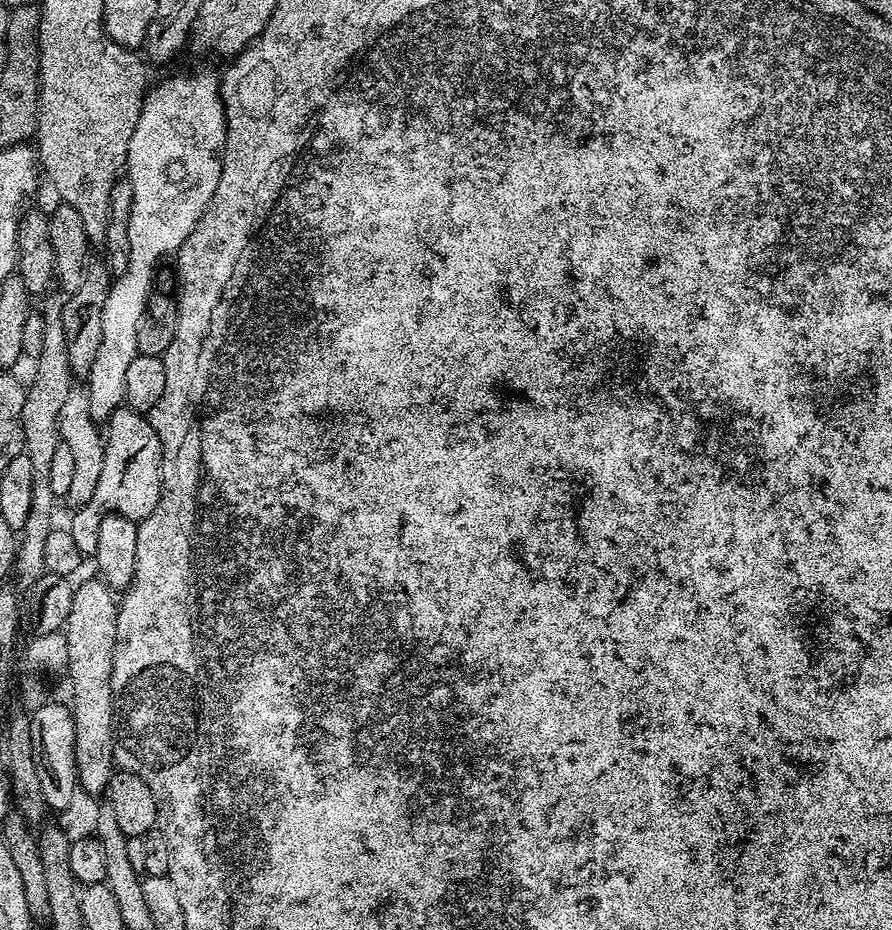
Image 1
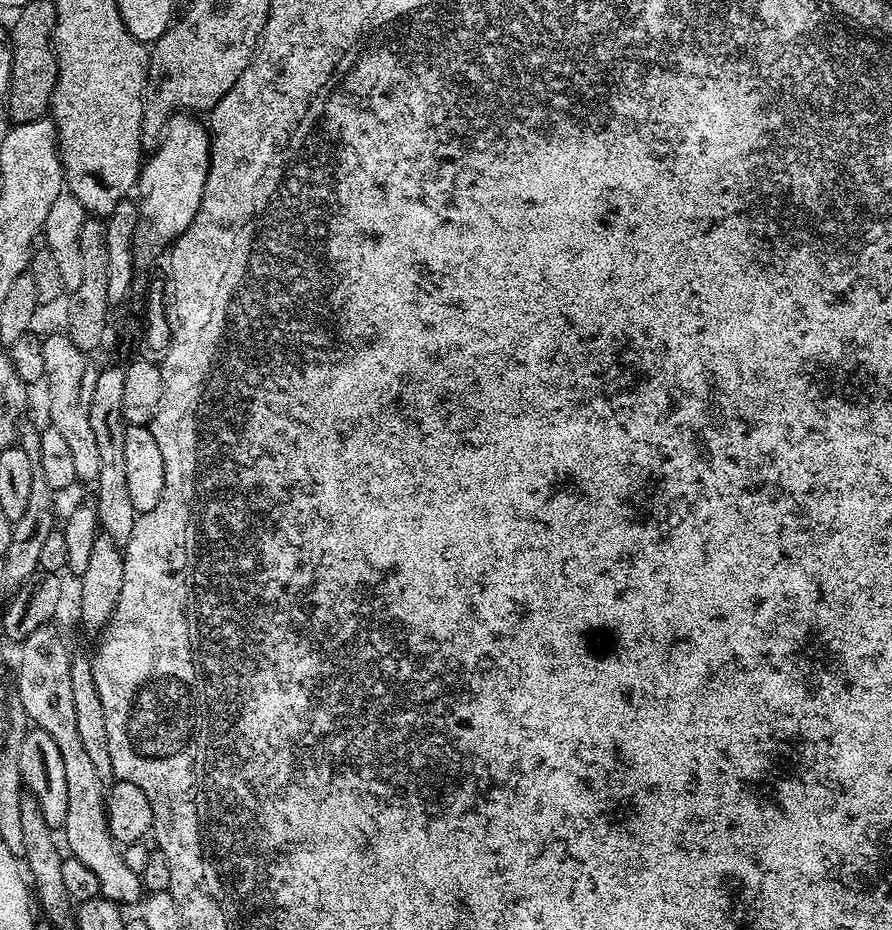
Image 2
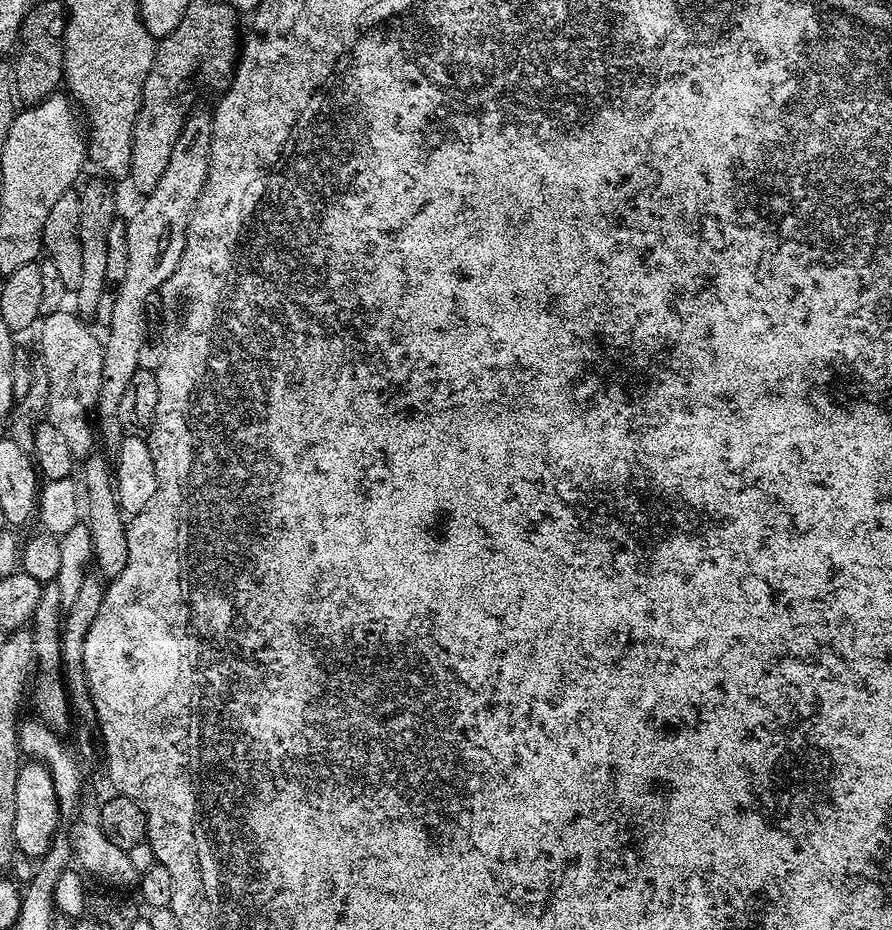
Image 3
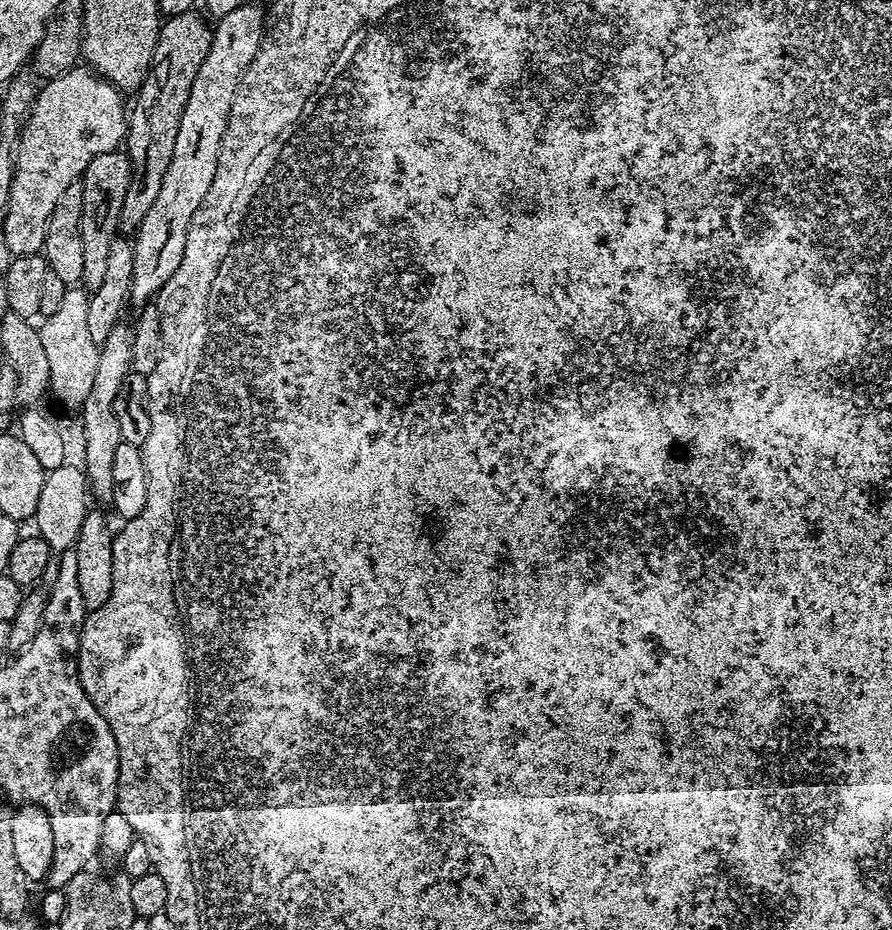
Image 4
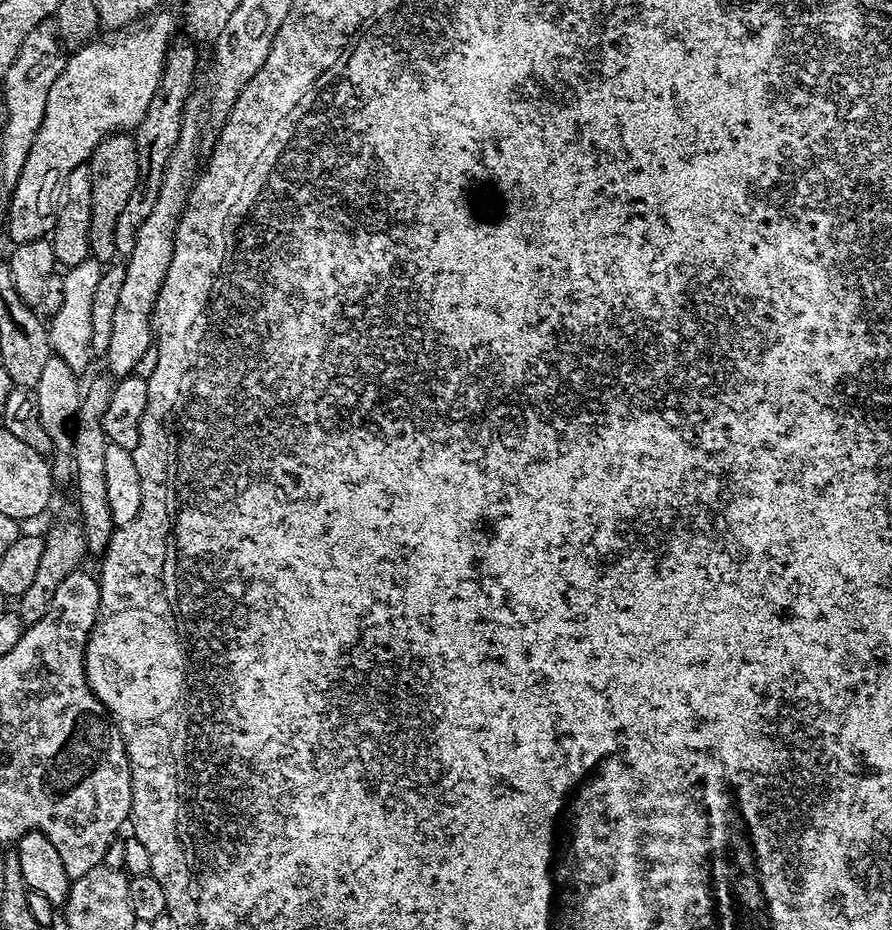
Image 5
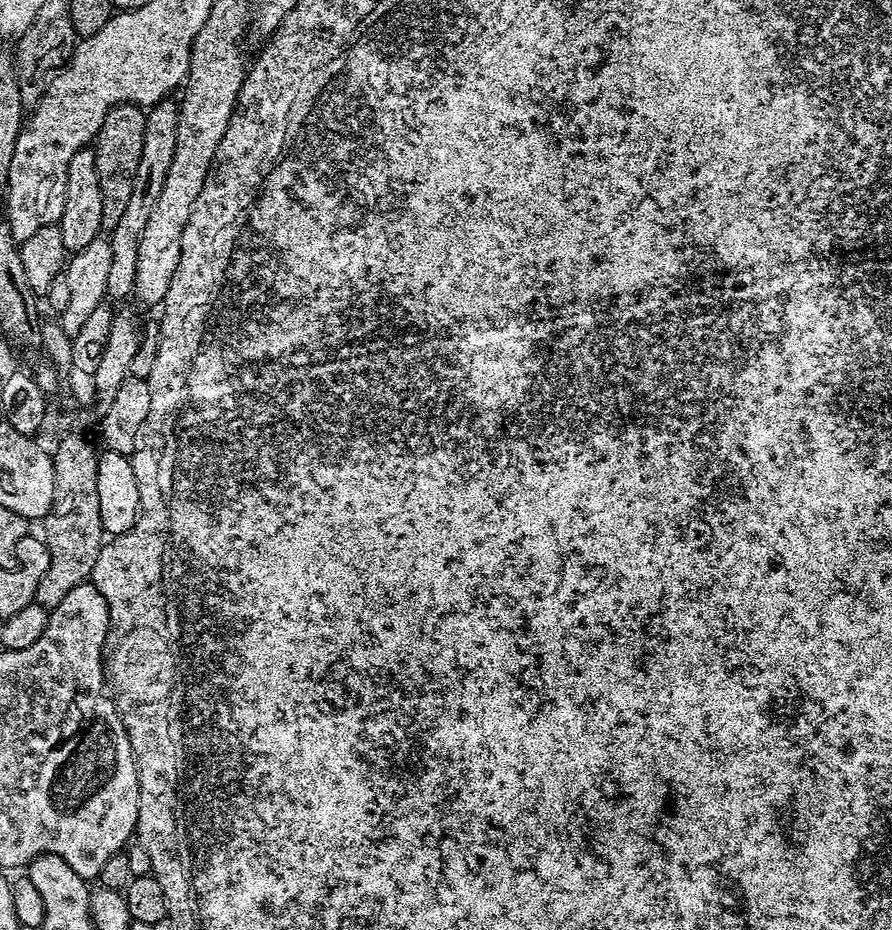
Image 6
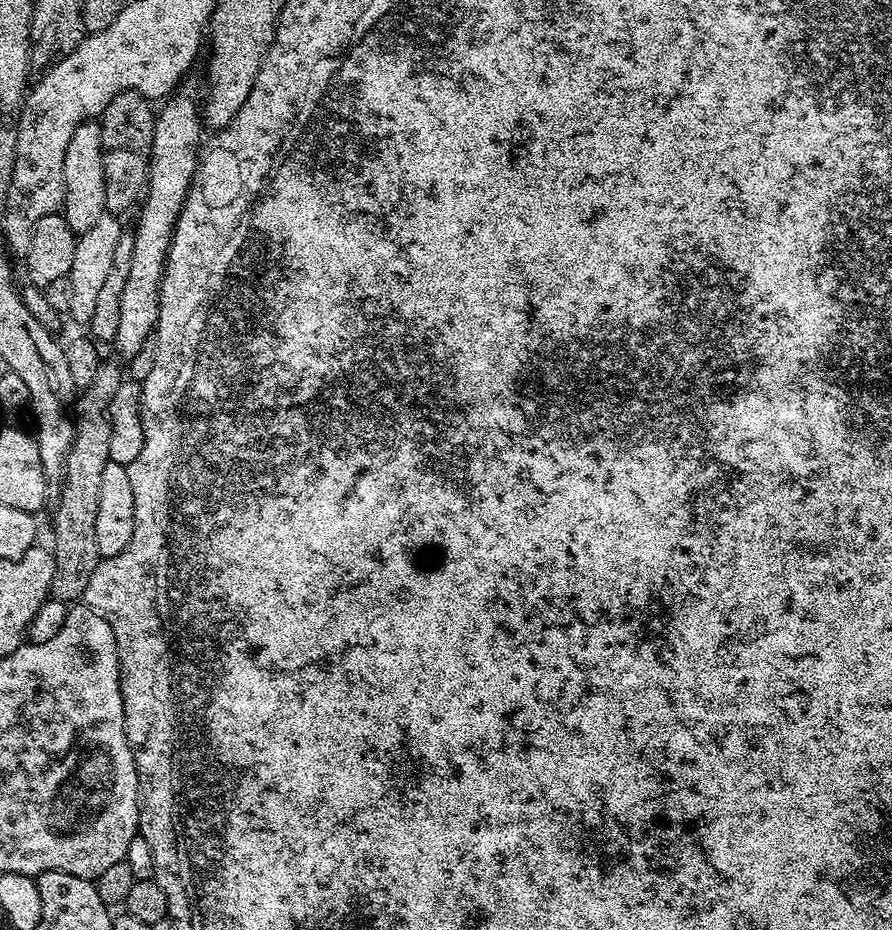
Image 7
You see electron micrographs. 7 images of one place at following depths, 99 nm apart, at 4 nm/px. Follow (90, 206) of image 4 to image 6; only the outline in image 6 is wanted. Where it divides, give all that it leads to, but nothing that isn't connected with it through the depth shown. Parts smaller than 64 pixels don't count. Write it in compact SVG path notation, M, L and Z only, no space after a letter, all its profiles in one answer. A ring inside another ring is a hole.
M119 104L110 110L96 135L96 169L102 186L102 226L110 230L126 211L130 193L134 191L134 173L138 170L138 158L142 158L142 142L146 135L148 112L138 104Z

